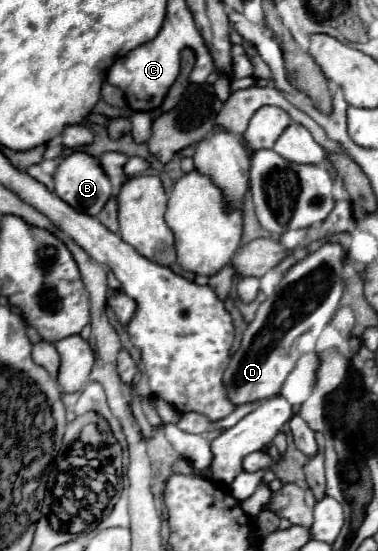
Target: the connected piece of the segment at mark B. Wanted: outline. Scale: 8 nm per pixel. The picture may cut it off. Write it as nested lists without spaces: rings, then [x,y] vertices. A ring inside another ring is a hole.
[[[74,151],[72,155],[62,159],[62,163],[58,165],[58,169],[54,173],[54,185],[56,185],[54,193],[60,199],[64,199],[72,207],[82,209],[84,213],[90,213],[90,215],[98,215],[112,195],[112,183],[108,179],[108,175],[104,173],[100,161],[86,151]]]

